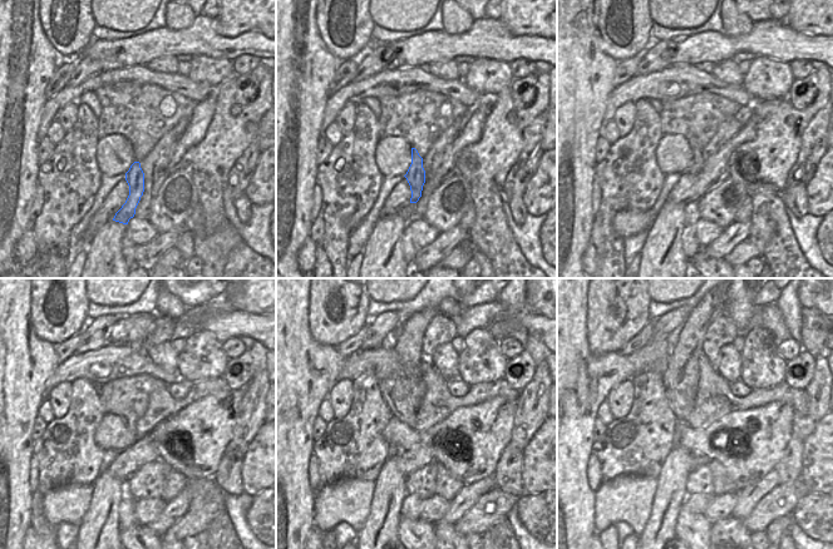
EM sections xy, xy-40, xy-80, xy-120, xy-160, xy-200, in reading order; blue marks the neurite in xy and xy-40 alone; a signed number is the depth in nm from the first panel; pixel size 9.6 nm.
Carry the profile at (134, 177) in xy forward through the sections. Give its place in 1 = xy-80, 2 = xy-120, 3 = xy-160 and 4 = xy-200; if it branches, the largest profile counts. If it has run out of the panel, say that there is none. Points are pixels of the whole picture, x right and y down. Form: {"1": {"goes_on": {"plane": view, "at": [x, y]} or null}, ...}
{"1": {"goes_on": {"plane": "xy-80", "at": [696, 148]}}, "2": {"goes_on": {"plane": "xy-120", "at": [129, 418]}}, "3": {"goes_on": {"plane": "xy-160", "at": [403, 396]}}, "4": {"goes_on": {"plane": "xy-200", "at": [680, 380]}}}

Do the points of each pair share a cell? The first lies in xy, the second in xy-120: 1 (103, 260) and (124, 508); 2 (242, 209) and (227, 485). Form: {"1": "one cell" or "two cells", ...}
{"1": "two cells", "2": "one cell"}

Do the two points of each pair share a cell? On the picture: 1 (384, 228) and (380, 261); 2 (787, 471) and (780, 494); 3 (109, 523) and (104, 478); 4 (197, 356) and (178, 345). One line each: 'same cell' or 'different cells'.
1: same cell
2: different cells
3: same cell
4: different cells

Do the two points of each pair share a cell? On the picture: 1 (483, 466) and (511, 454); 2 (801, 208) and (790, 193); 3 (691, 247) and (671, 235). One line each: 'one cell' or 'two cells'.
1: two cells
2: one cell
3: two cells

